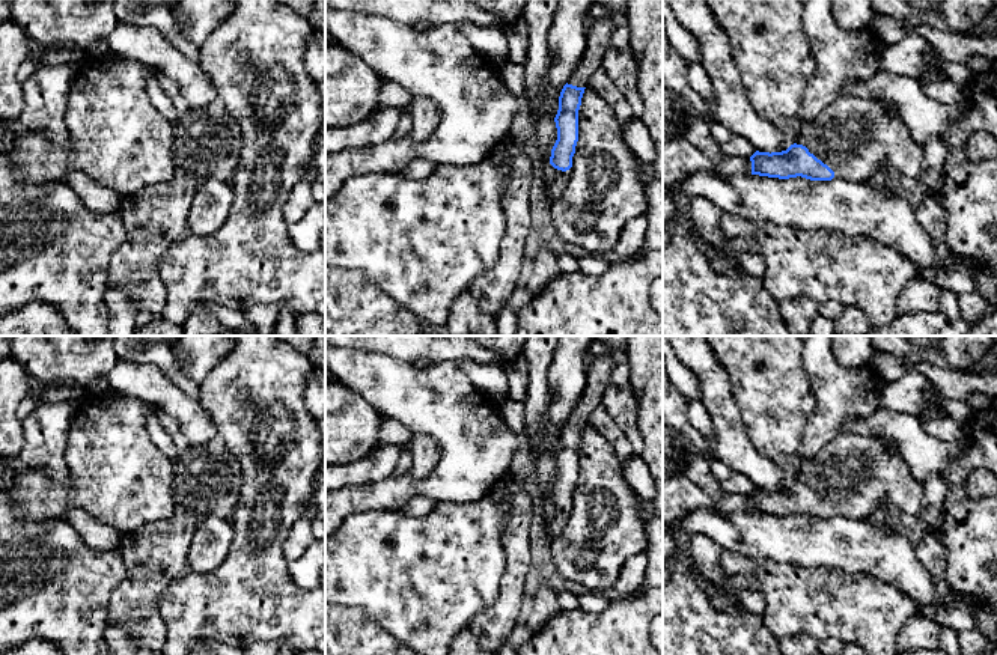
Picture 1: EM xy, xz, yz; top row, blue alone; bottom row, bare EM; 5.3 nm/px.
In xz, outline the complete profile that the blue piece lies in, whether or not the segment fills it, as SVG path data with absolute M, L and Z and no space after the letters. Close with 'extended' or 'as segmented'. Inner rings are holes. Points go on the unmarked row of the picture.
M590 357L586 367L586 385L577 407L563 423L559 434L559 447L554 455L557 477L551 486L550 501L556 506L554 516L545 524L550 542L557 539L565 529L572 510L572 494L578 479L578 447L589 416L601 405L605 387L610 382L614 360L607 357Z; extended

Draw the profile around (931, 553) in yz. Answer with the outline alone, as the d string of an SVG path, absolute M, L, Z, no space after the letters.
M938 532L929 533L923 538L923 541L916 547L916 556L922 566L929 572L937 592L947 592L949 586L944 580L947 554L940 541Z

